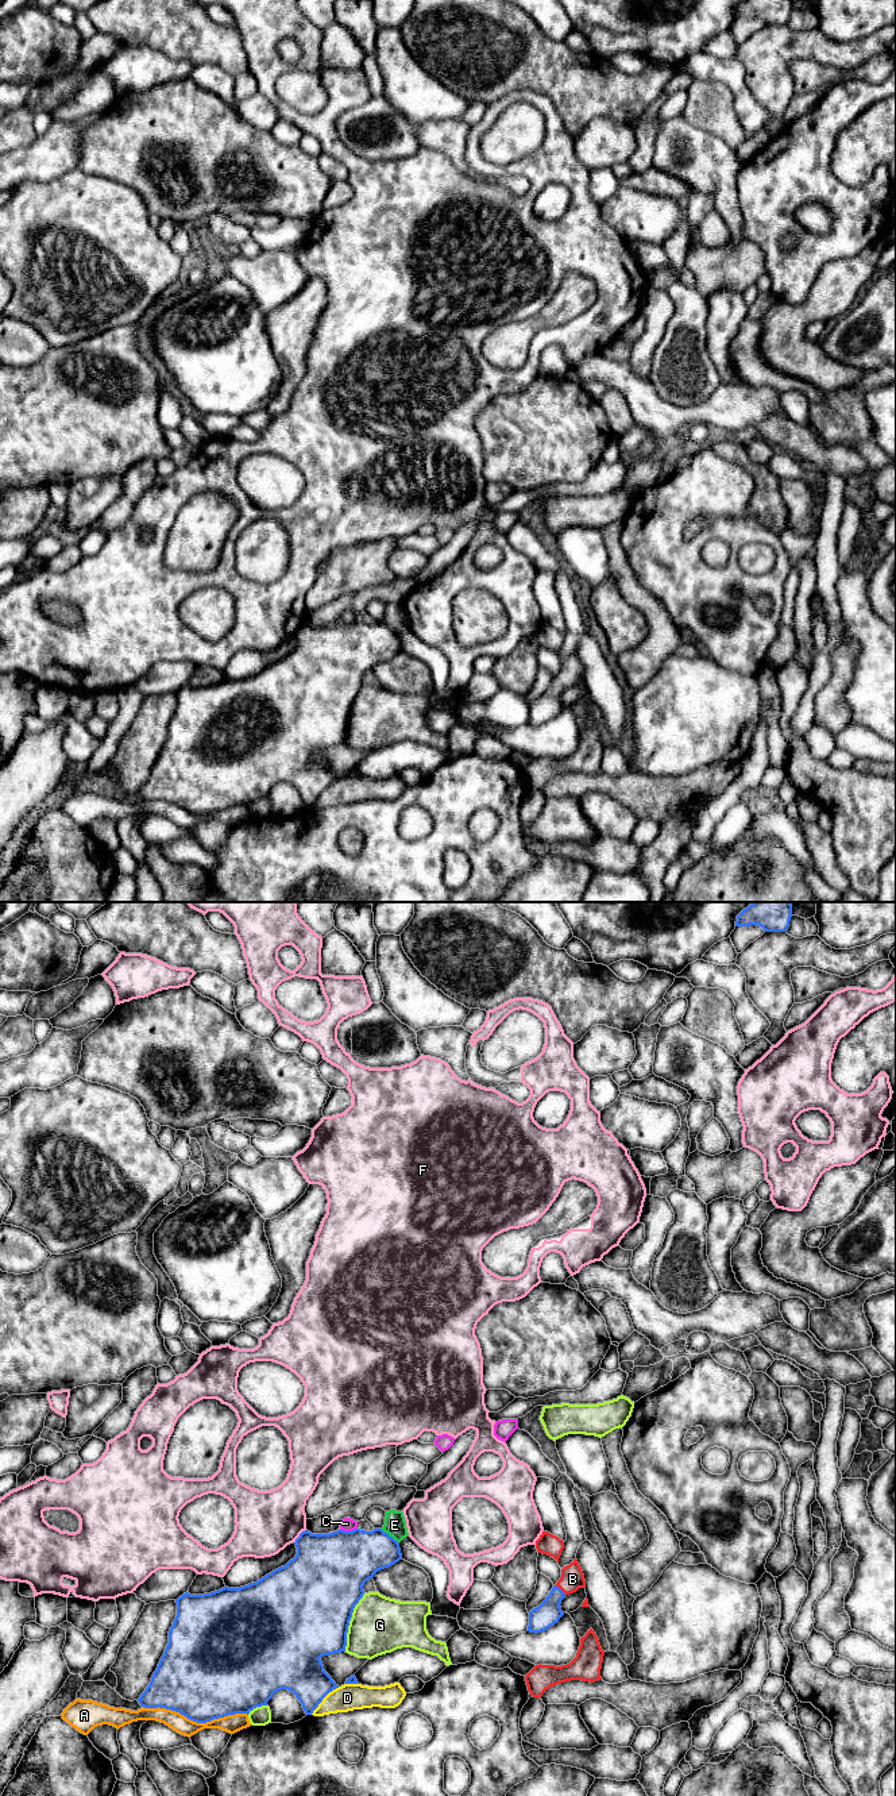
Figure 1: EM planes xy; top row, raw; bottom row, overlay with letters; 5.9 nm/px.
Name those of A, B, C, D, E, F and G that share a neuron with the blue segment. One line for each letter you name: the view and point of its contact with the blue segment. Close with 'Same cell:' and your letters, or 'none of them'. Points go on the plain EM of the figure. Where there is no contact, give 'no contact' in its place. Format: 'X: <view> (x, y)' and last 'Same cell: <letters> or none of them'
B: xy (559, 681)
Same cell: B

